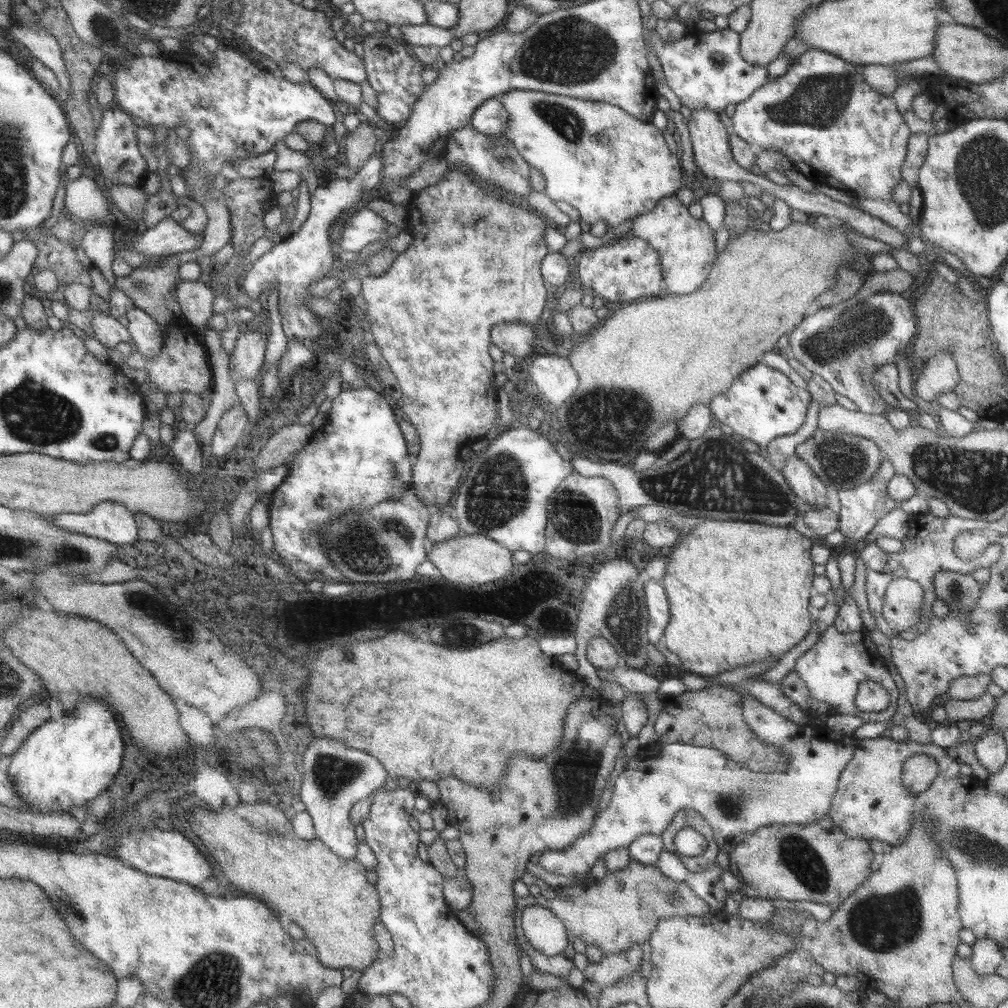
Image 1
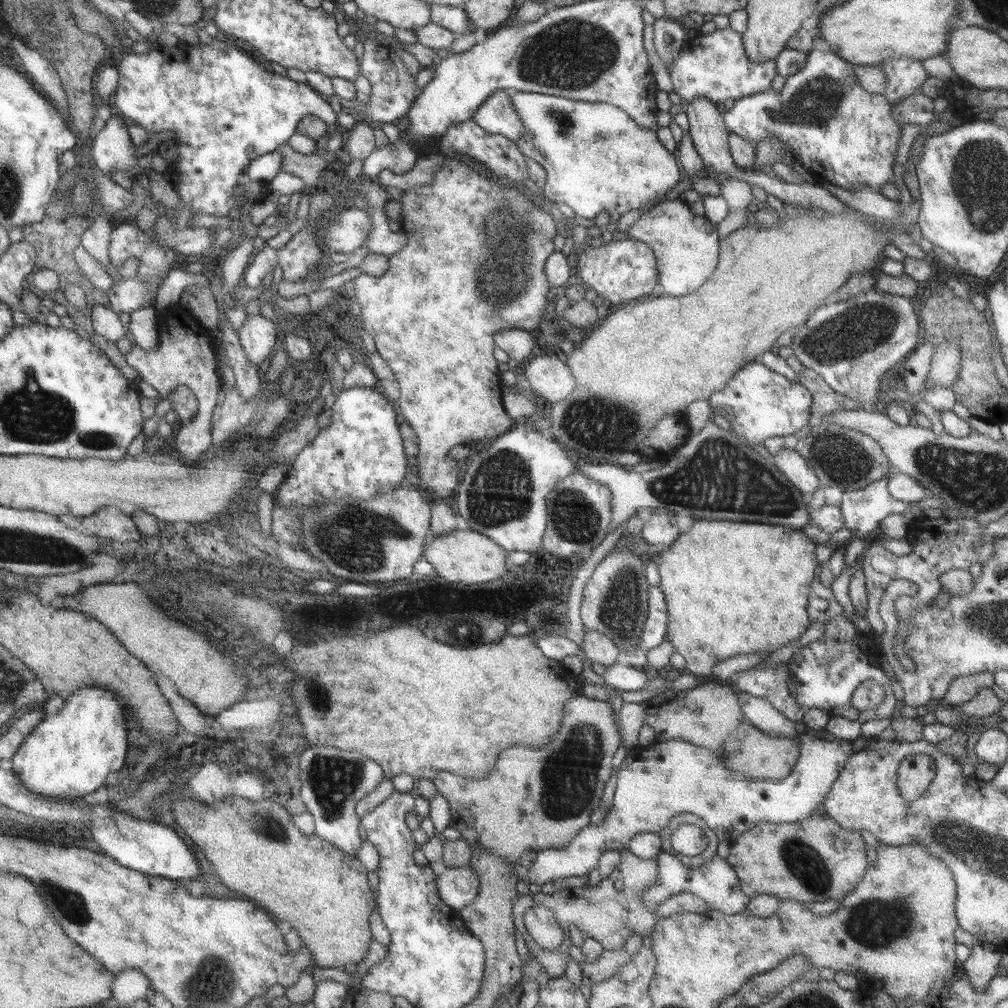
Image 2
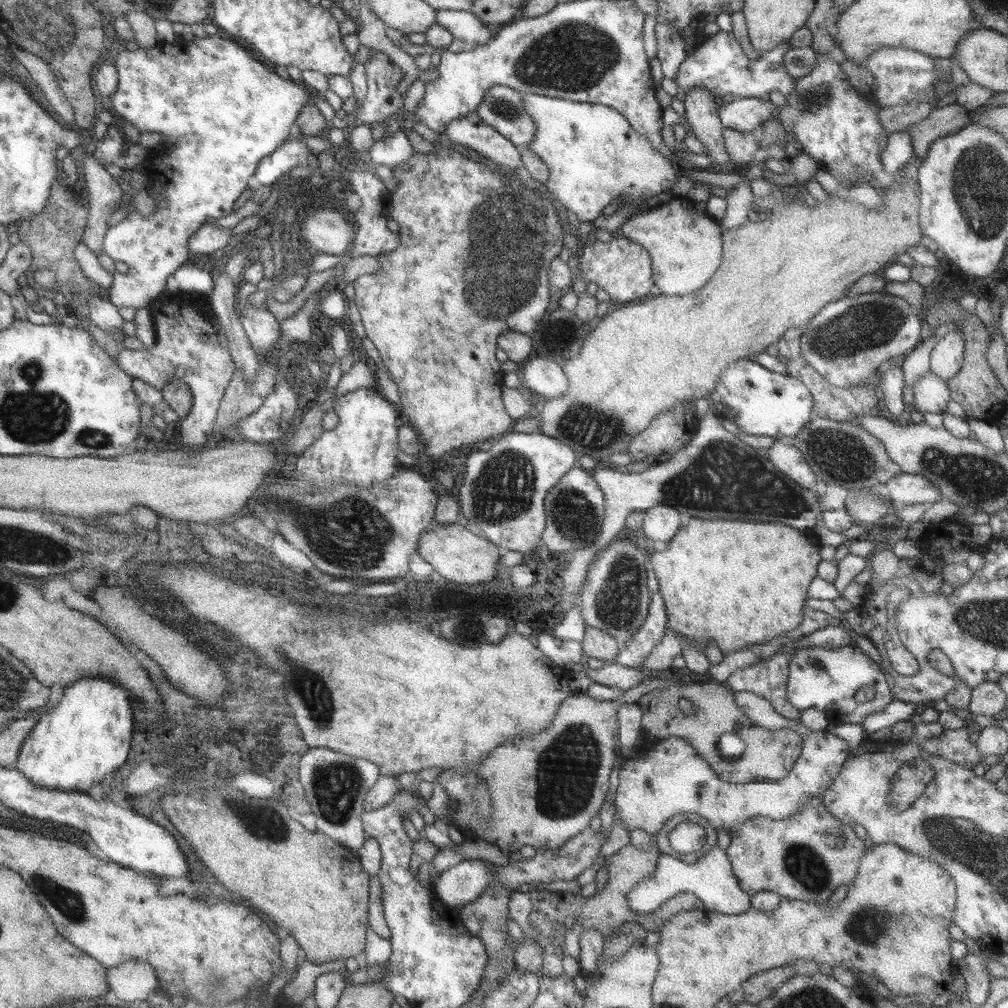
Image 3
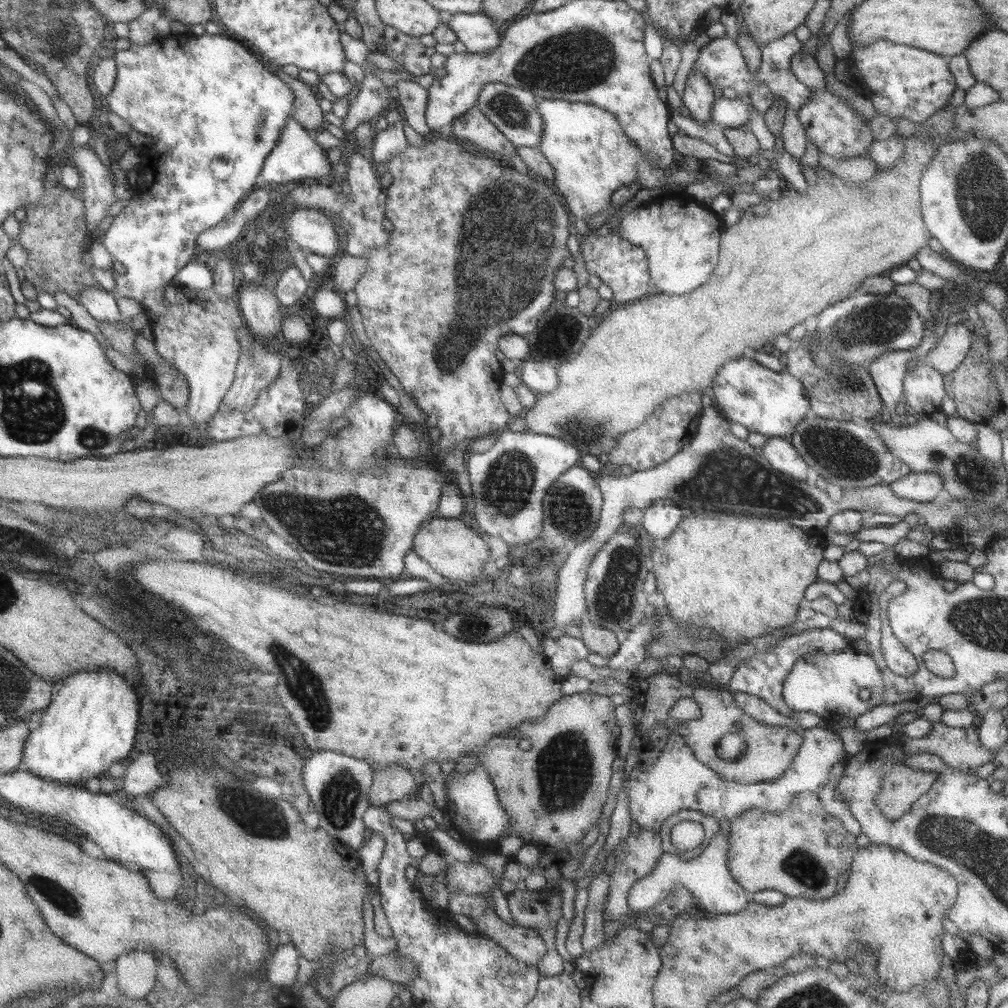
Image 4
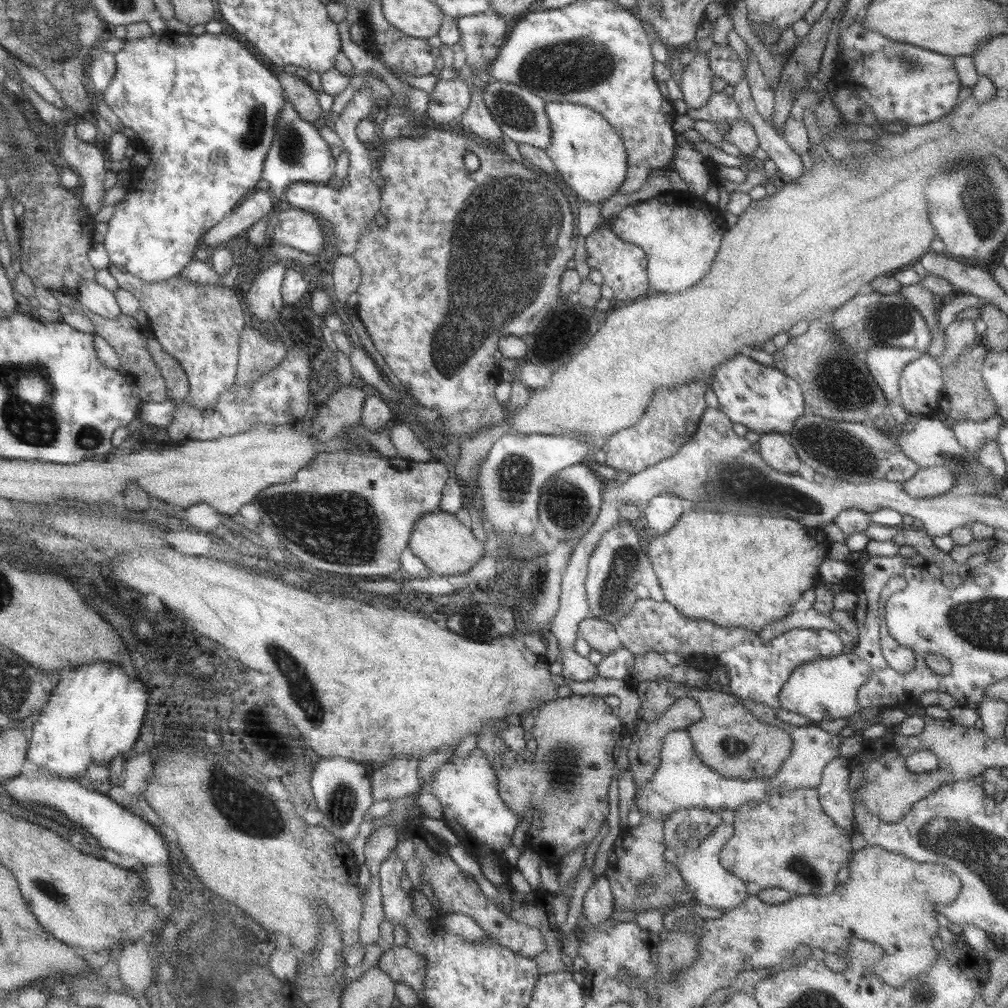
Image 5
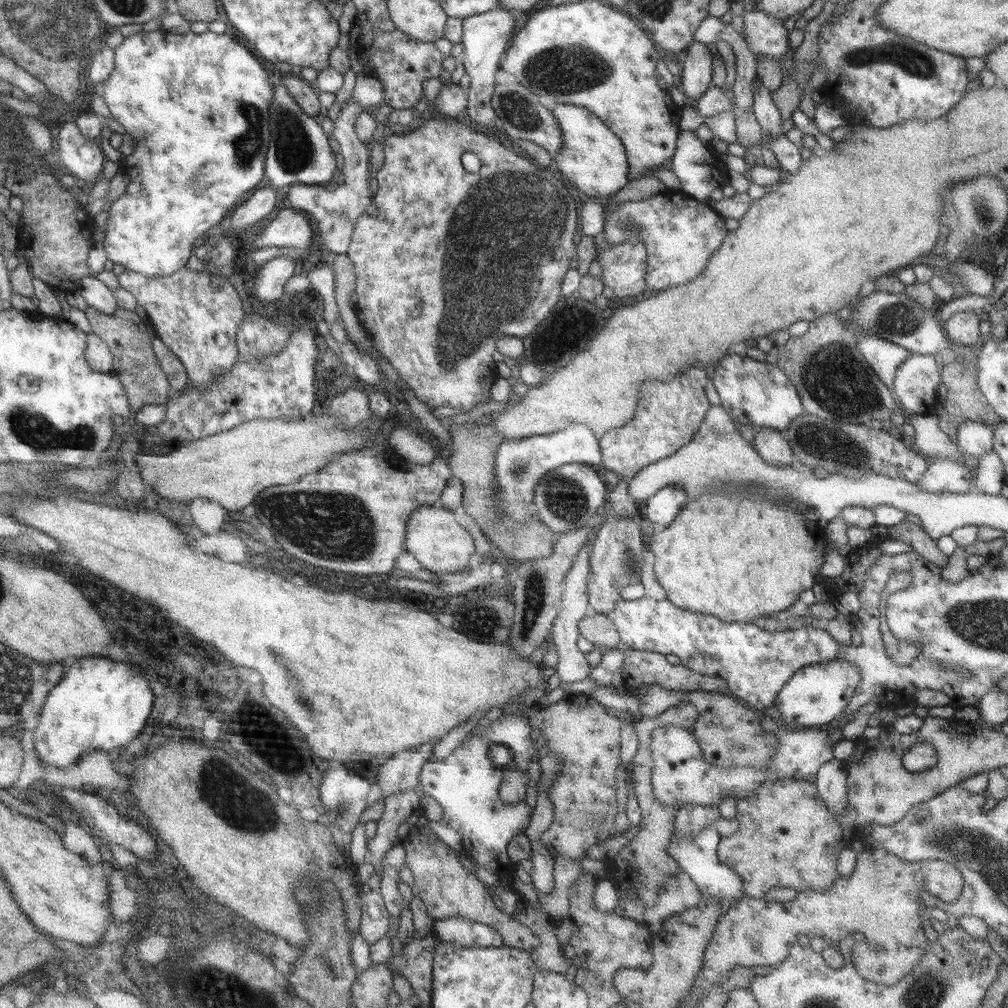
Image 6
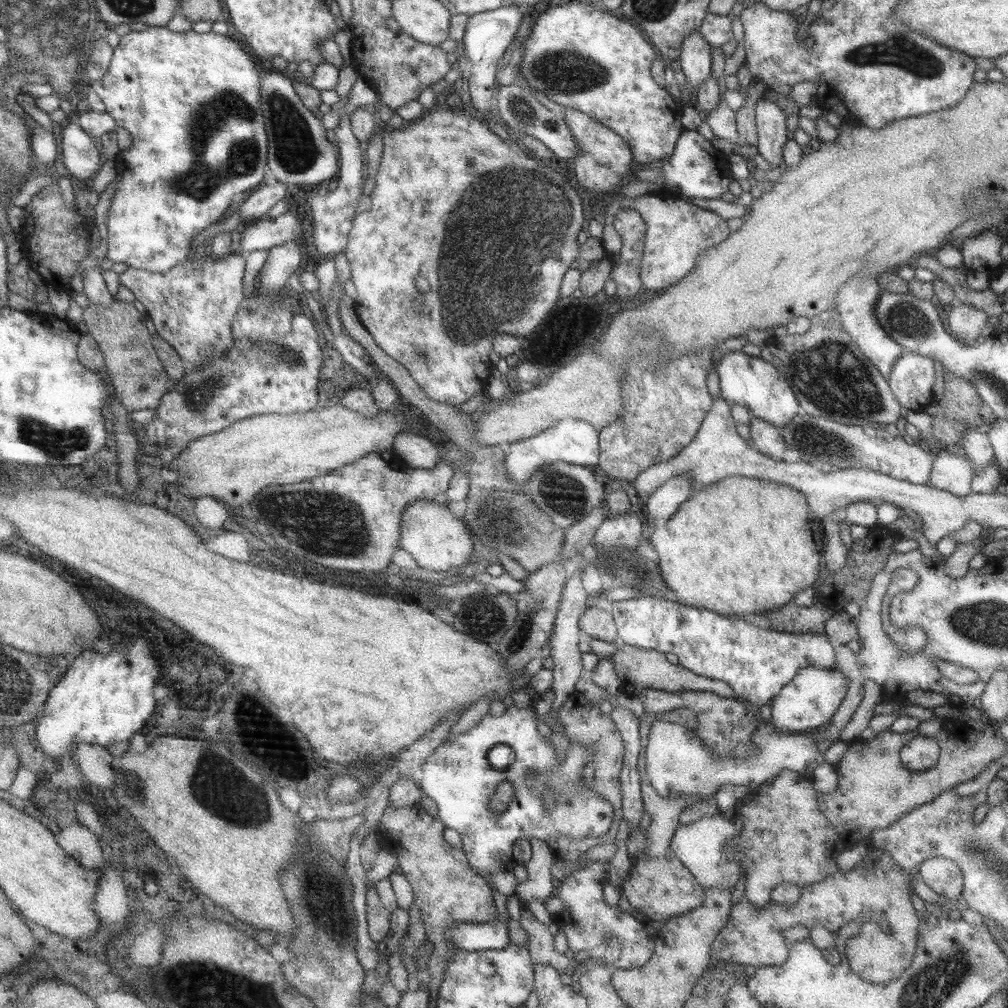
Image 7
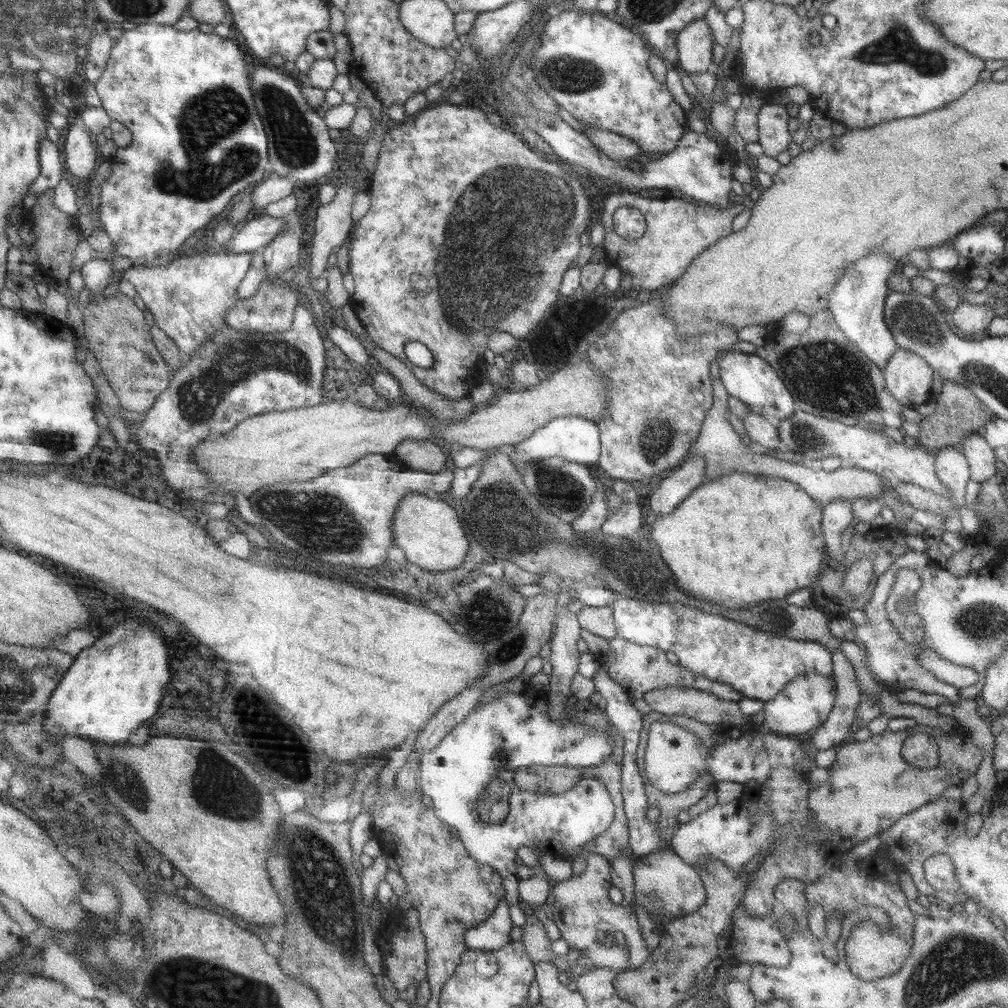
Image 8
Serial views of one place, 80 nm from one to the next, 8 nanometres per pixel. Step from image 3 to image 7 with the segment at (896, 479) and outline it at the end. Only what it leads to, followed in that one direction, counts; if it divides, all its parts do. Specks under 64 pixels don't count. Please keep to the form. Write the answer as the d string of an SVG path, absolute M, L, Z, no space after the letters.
M955 447L939 450L934 453L934 461L930 468L927 484L931 488L962 497L970 492L975 468Z

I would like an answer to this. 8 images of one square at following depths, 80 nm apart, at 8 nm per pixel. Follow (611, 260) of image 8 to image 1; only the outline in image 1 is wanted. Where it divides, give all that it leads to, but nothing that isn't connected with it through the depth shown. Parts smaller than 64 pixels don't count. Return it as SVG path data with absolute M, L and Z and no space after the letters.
M675 195L663 197L646 214L637 216L628 234L644 240L659 257L662 279L667 290L673 294L691 294L710 274L717 251L714 245L714 234L702 220L696 220L687 212Z

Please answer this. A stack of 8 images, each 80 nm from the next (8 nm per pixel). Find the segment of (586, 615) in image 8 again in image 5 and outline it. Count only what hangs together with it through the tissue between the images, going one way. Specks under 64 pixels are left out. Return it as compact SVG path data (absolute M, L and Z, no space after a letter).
M590 615L578 622L578 635L591 649L604 655L623 646L612 624Z

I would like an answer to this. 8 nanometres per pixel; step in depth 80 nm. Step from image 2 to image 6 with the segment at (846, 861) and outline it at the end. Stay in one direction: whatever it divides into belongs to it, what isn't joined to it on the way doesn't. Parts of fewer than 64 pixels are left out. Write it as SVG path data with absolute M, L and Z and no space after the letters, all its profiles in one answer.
M805 780L765 781L751 795L736 802L737 828L716 847L718 862L734 870L742 880L744 894L753 898L764 898L771 887L793 888L797 892L814 890L825 892L838 877L836 862L839 853L845 849L843 831L827 810L825 803L816 791L814 783Z

